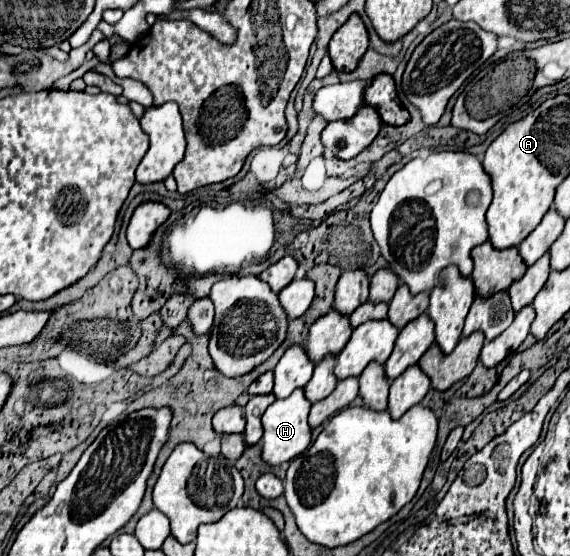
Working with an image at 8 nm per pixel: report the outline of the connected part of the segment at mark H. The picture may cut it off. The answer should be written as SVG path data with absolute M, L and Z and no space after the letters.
M296 388L288 398L276 400L266 408L262 414L262 426L264 426L264 436L262 436L262 458L268 464L282 464L288 462L296 456L300 456L312 442L312 428L308 424L308 414L310 414L310 400L304 396L304 388Z

